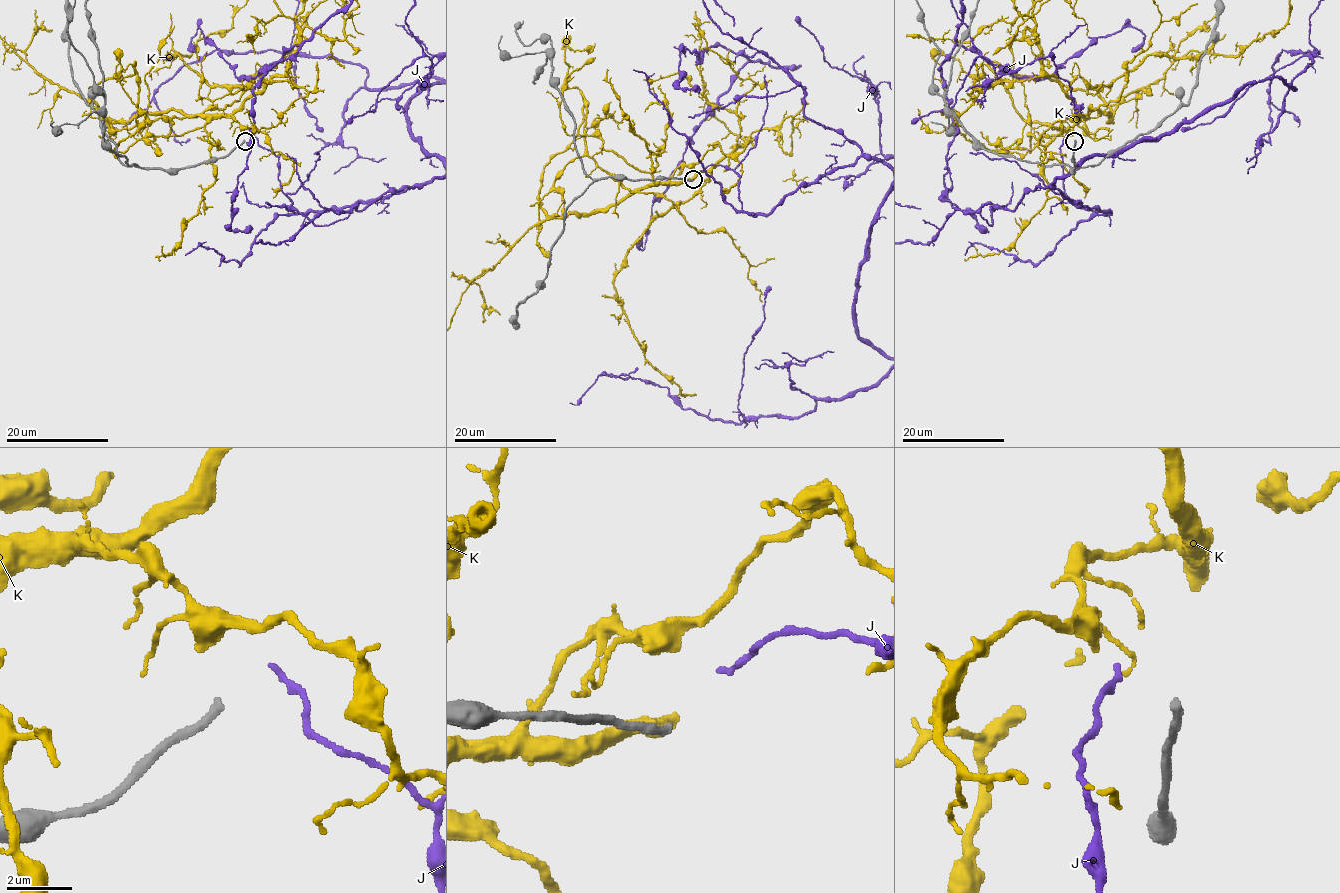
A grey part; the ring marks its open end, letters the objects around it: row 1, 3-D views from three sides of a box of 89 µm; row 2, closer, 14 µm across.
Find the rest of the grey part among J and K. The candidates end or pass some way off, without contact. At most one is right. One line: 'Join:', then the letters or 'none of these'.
Join: none of these

